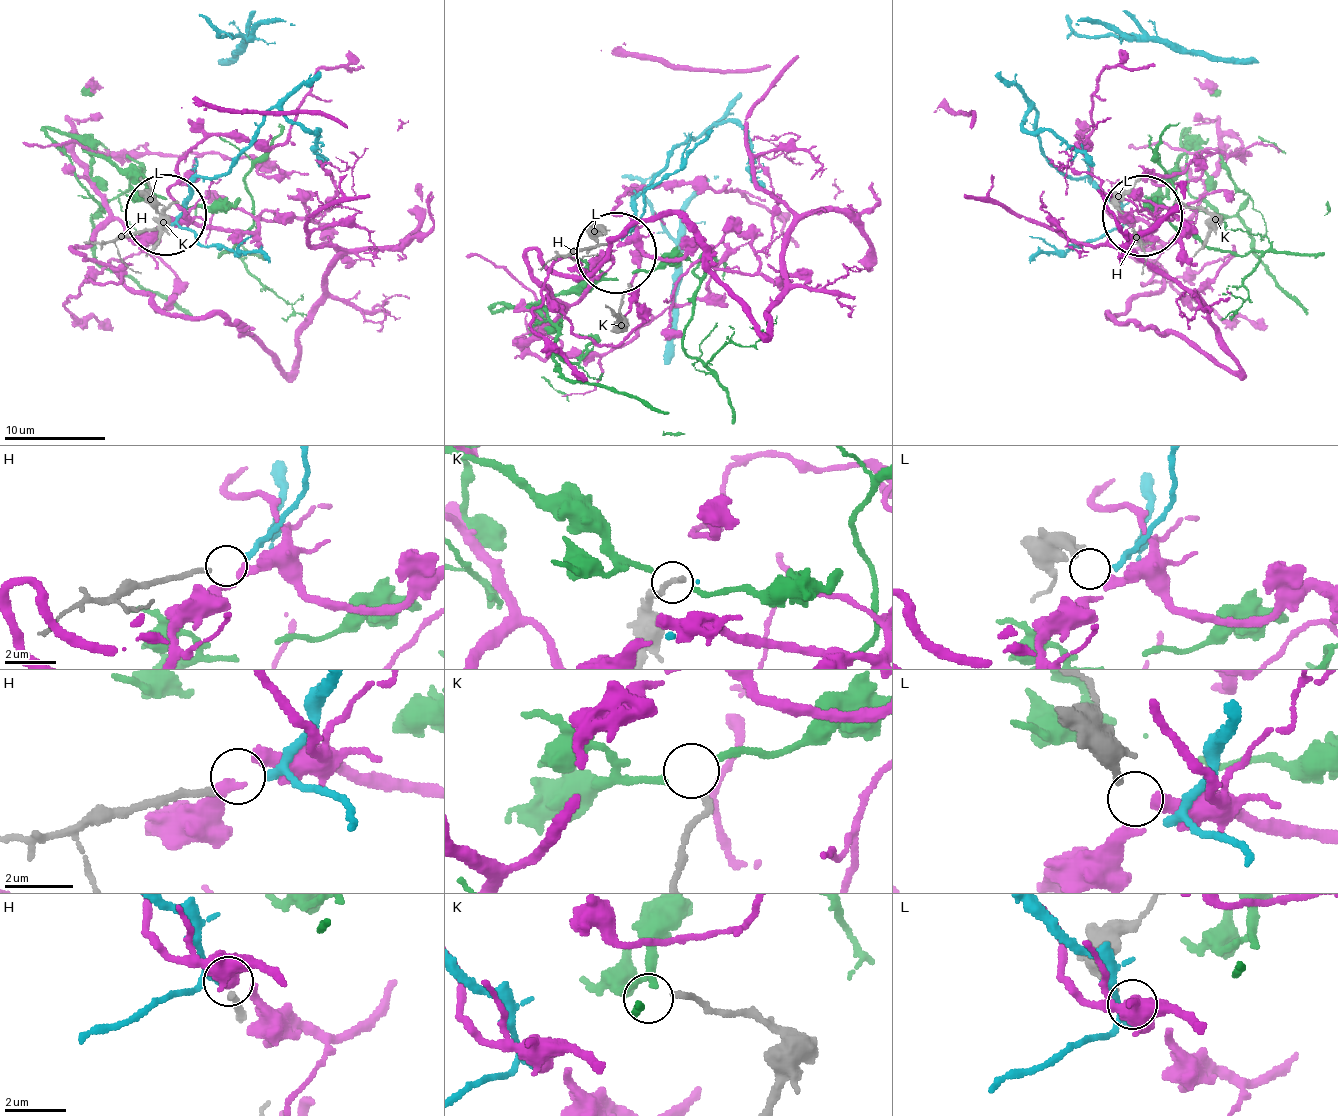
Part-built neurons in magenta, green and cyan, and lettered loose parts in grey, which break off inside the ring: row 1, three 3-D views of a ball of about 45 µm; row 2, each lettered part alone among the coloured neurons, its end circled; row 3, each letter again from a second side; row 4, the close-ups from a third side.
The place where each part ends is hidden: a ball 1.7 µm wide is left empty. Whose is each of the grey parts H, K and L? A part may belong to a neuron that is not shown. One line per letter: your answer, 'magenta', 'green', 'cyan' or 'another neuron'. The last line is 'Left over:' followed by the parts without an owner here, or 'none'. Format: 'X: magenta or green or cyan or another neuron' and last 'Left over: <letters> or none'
H: cyan
K: green
L: magenta
Left over: none

